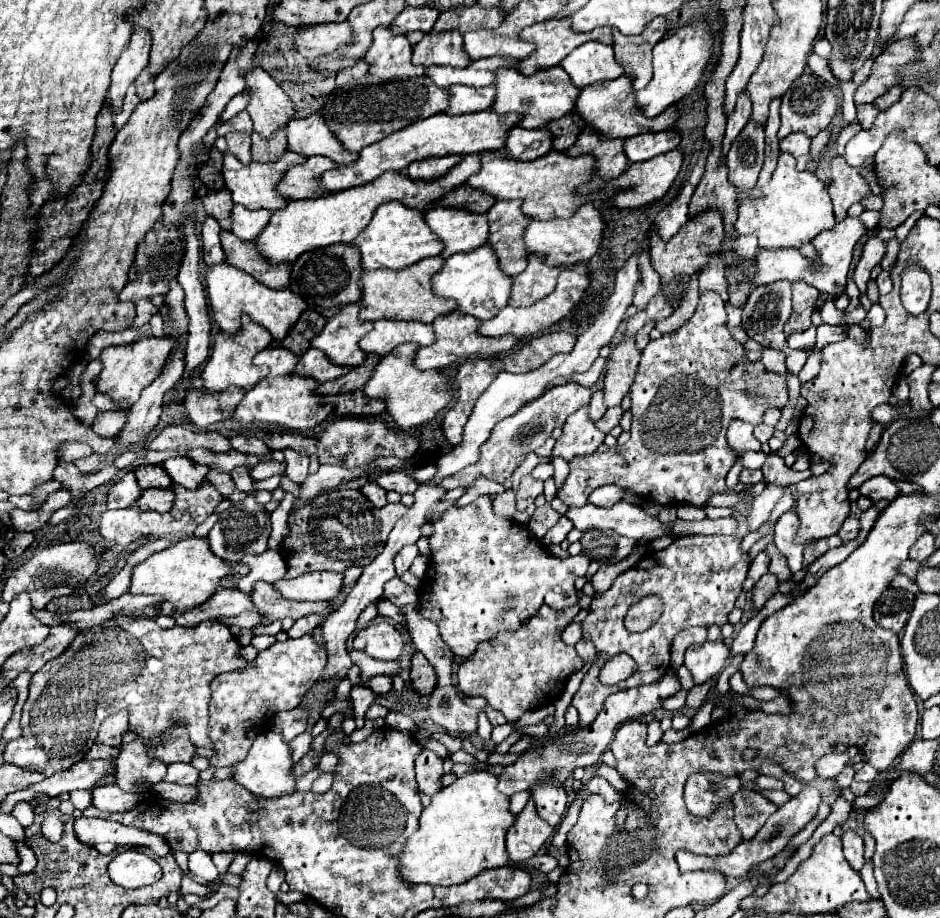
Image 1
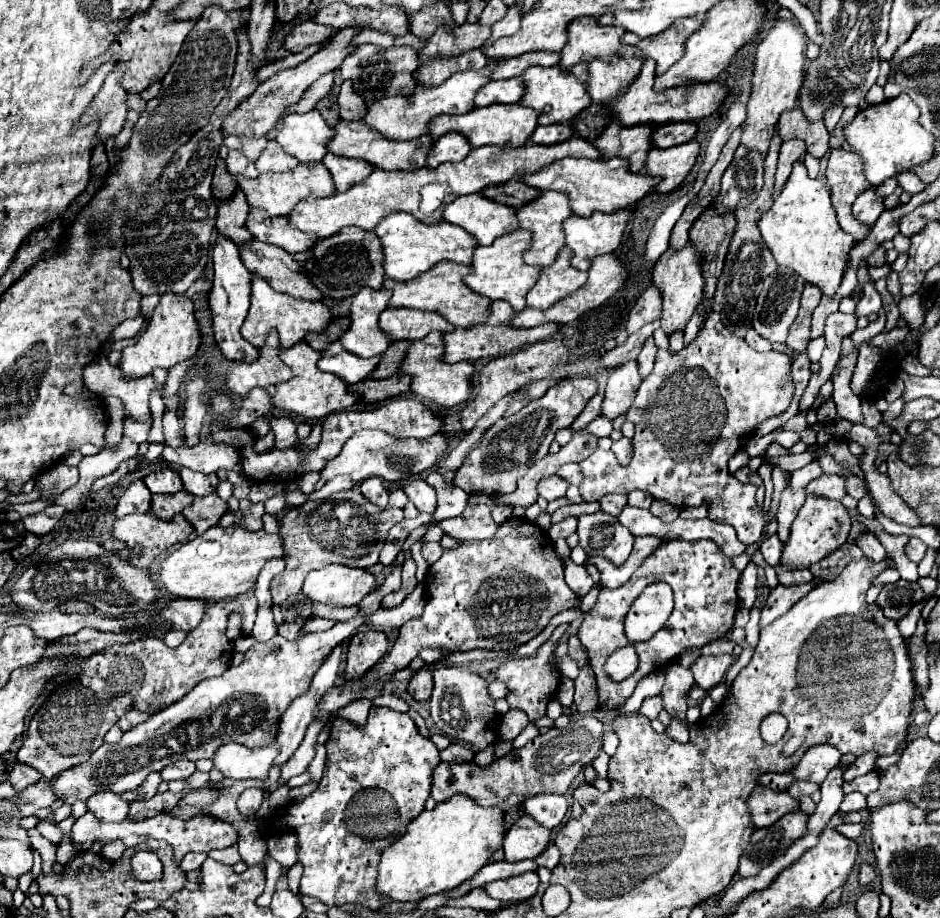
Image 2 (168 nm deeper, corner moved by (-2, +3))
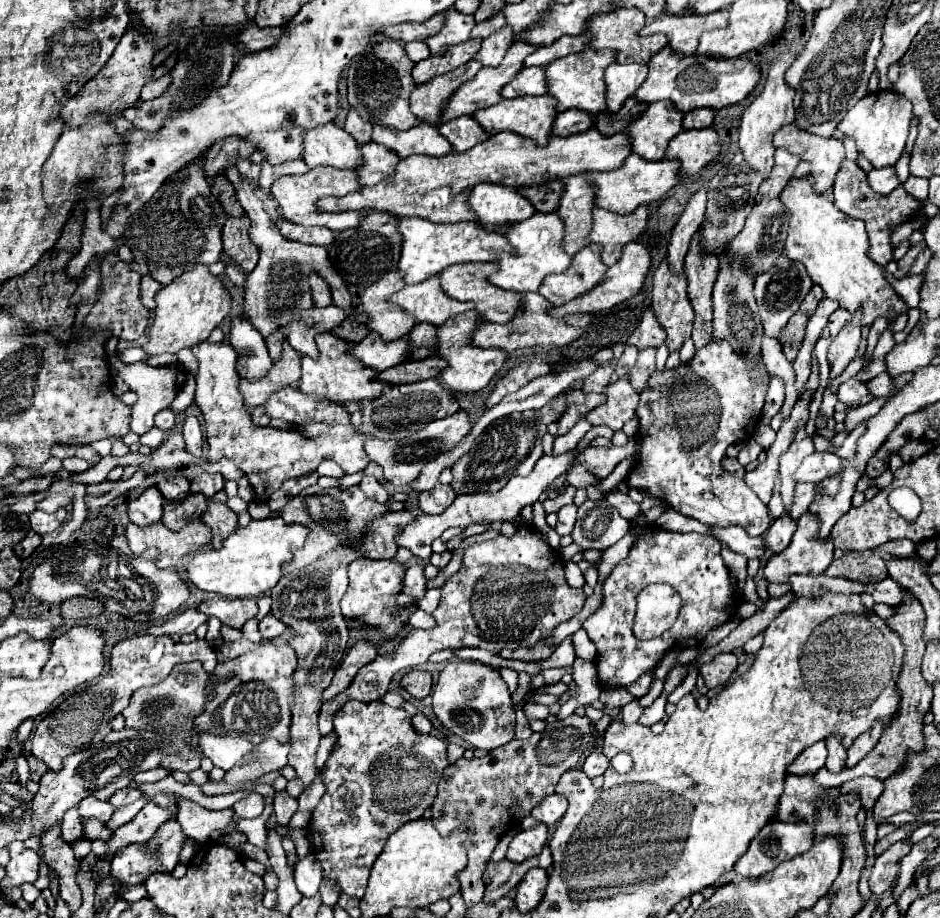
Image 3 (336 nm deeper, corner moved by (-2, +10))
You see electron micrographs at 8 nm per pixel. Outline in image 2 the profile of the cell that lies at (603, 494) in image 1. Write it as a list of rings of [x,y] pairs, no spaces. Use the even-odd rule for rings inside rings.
[[[609,493],[609,495],[601,497],[599,503],[601,503],[601,511],[603,513],[615,517],[615,515],[621,513],[623,505],[627,505],[627,495],[623,495],[623,493]]]

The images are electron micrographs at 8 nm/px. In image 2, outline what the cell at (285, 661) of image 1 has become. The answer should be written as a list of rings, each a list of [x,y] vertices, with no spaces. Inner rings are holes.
[[[401,551],[395,557],[395,563],[385,581],[359,603],[361,615],[347,623],[335,623],[335,627],[327,631],[307,633],[293,641],[275,635],[265,643],[255,643],[245,653],[241,665],[229,667],[221,677],[201,681],[183,699],[175,701],[169,707],[163,707],[145,723],[139,723],[133,729],[125,731],[119,743],[105,743],[91,755],[89,761],[59,773],[53,783],[55,795],[73,805],[75,799],[87,801],[93,793],[105,789],[113,793],[125,793],[141,785],[151,771],[161,771],[177,759],[213,759],[217,749],[225,743],[239,743],[243,747],[263,747],[271,743],[271,739],[275,739],[277,735],[281,715],[295,697],[307,691],[311,677],[315,669],[319,669],[323,657],[327,657],[327,653],[331,653],[331,649],[339,645],[339,641],[355,635],[363,625],[363,615],[376,611],[380,608],[383,597],[391,591],[397,591],[397,587],[401,585],[403,561],[405,553]]]

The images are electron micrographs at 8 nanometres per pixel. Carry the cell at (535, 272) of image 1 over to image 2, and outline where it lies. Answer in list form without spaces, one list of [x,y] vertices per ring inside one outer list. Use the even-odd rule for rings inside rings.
[[[563,247],[559,251],[559,257],[555,259],[555,263],[541,269],[539,279],[535,281],[537,285],[533,285],[525,297],[529,307],[549,309],[553,303],[563,299],[567,293],[573,293],[575,289],[585,285],[587,273],[571,267],[571,263],[569,263],[571,255],[573,255],[571,249]]]

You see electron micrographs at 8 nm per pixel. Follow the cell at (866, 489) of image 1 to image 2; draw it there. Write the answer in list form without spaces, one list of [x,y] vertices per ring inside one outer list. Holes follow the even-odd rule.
[[[849,475],[849,477],[847,477],[847,493],[849,493],[851,497],[855,497],[855,499],[865,497],[865,493],[867,493],[865,481],[861,481],[861,477],[857,477],[857,475]]]

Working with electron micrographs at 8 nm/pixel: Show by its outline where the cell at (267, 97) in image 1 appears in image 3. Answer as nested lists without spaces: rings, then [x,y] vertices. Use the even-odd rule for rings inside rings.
[[[333,122],[305,132],[303,160],[309,168],[359,168],[363,164],[361,146],[355,142],[355,138],[351,138],[351,134]]]

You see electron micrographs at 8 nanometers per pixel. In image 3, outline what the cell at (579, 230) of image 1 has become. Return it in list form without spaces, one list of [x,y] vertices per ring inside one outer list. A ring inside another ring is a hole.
[[[639,206],[633,214],[621,216],[603,208],[593,210],[593,230],[591,242],[603,244],[603,262],[613,266],[623,256],[623,246],[637,240],[645,230],[649,218],[649,208]]]

